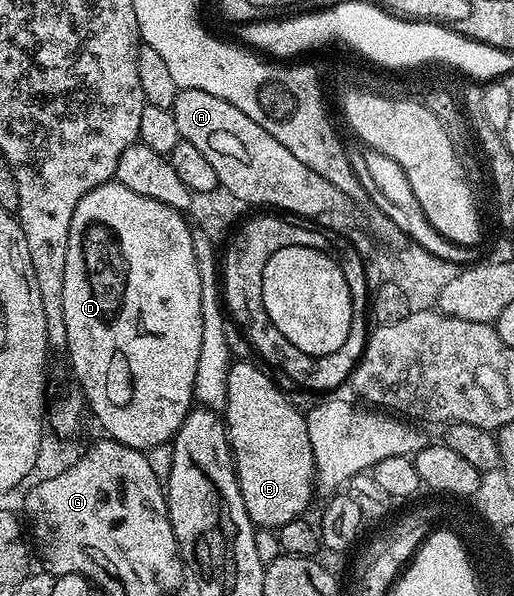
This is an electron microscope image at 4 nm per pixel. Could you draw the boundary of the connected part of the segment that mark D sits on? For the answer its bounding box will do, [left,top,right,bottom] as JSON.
[64,182,204,450]

